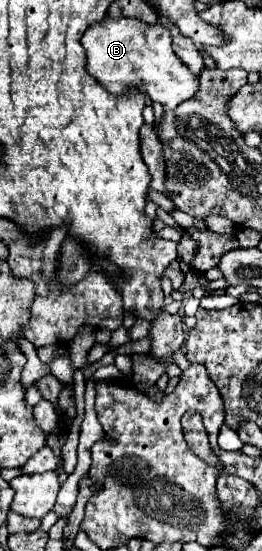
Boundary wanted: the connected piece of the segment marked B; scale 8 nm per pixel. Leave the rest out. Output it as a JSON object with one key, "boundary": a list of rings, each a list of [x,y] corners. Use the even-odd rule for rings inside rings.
{"boundary":[[[105,18],[85,32],[83,48],[87,50],[87,72],[113,94],[127,92],[131,86],[143,90],[147,84],[147,96],[151,96],[153,102],[159,100],[165,110],[175,110],[183,100],[191,100],[199,90],[199,76],[177,60],[171,48],[171,34],[161,24],[149,26],[135,18]],[[165,76],[171,78],[171,94],[165,94],[165,90],[161,90],[163,86],[153,84]]]}

